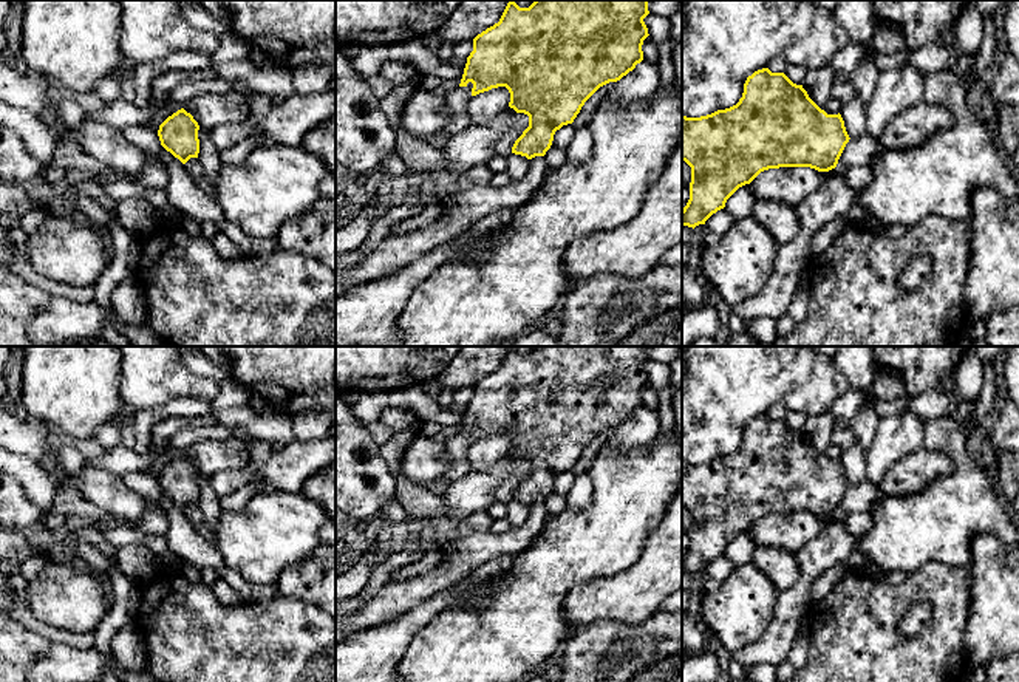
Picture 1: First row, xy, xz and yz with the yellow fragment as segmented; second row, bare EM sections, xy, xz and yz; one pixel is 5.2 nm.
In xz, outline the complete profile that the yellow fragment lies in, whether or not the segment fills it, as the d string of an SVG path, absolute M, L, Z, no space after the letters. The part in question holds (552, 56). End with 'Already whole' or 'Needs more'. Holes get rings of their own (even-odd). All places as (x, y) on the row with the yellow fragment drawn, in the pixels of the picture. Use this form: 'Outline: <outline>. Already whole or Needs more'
Outline: M509 0L499 22L473 39L459 87L472 82L472 96L506 87L510 93L509 107L529 116L529 127L515 141L512 153L527 159L544 156L555 131L572 124L600 87L620 80L643 60L642 45L649 36L643 19L648 14L648 0L535 0L529 8Z. Already whole

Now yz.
Outline: M755 71L744 84L739 102L700 118L682 114L682 161L691 167L690 199L682 226L696 227L725 207L727 199L761 172L779 167L810 167L829 172L849 142L841 114L827 114L784 73Z. Already whole

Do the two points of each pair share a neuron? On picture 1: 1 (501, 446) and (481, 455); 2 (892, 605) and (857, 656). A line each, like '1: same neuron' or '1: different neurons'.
1: same neuron
2: same neuron

